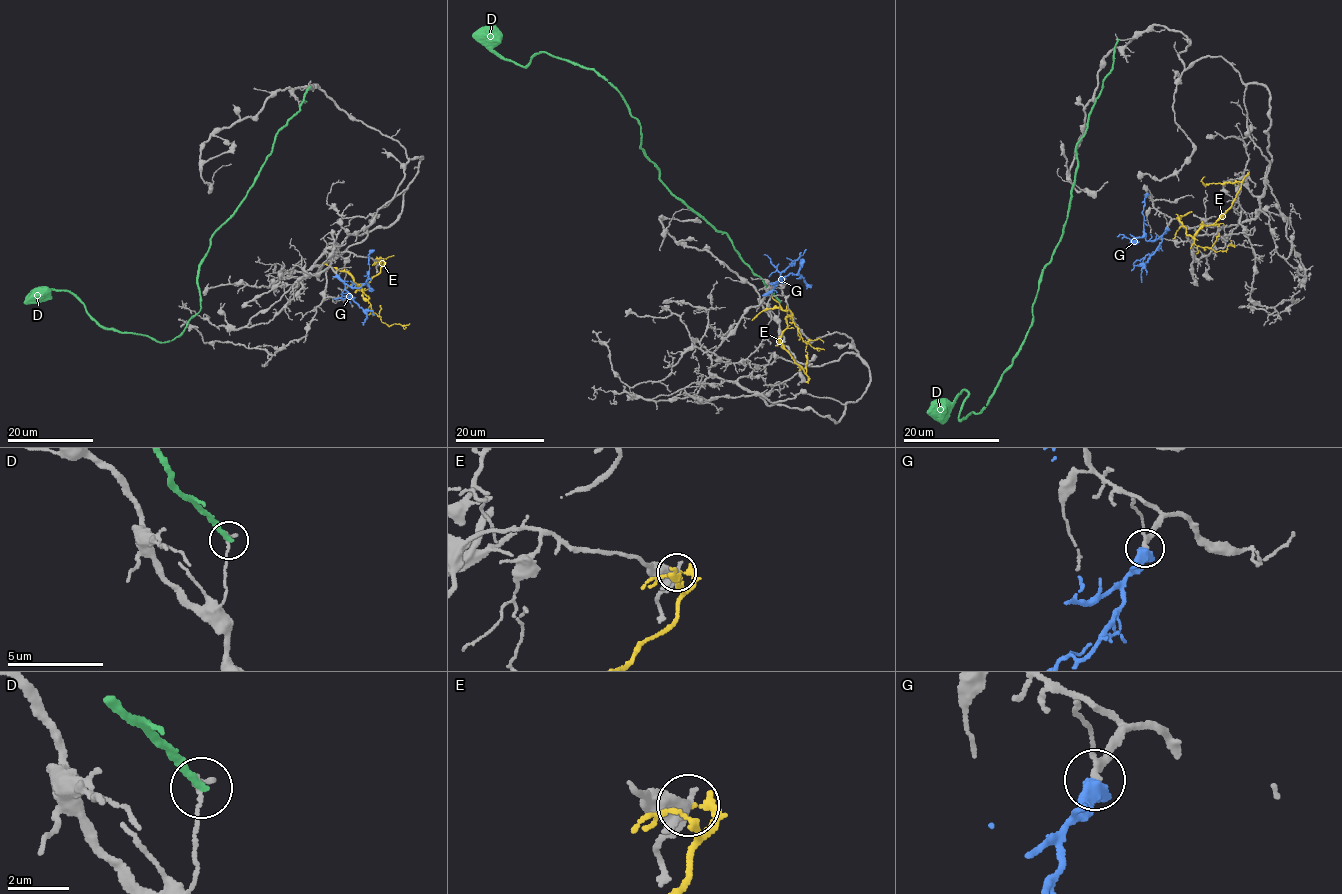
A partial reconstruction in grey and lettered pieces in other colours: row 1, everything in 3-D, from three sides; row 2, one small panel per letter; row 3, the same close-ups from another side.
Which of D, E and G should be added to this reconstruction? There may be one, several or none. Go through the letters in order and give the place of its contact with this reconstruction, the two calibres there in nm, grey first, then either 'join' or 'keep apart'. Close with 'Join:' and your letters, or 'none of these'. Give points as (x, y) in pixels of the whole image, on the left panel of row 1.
D: meets grey at (310, 87); 110 nm thick on the grey side, 300 nm on the other; keep apart
E: meets grey at (380, 261); 400 nm thick on the grey side, 190 nm on the other; keep apart
G: meets grey at (336, 274); 180 nm thick on the grey side, 550 nm on the other; join
Join: G

